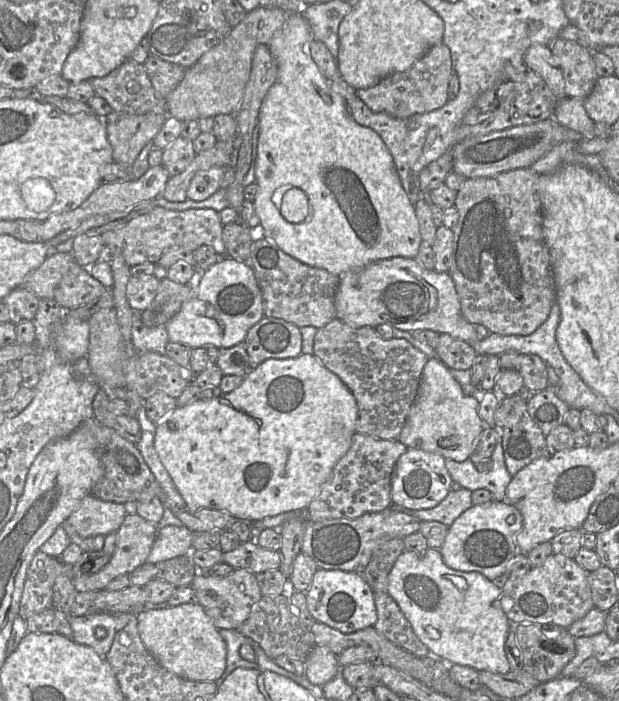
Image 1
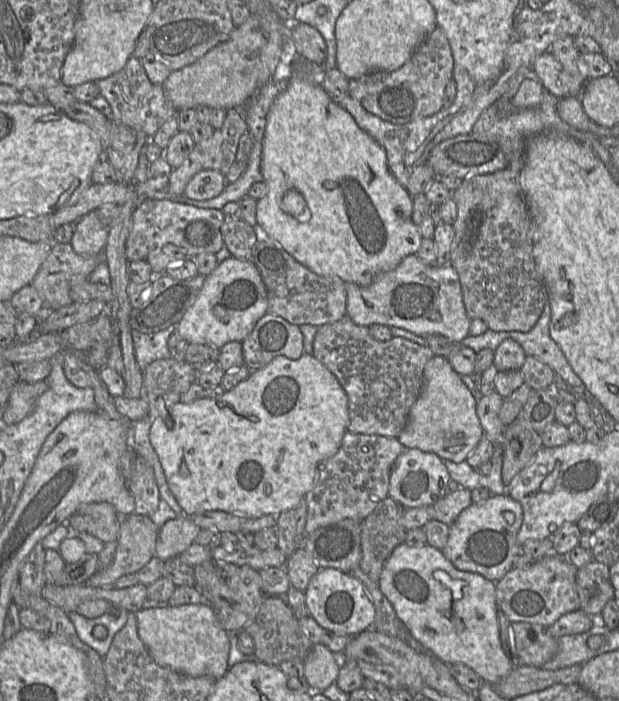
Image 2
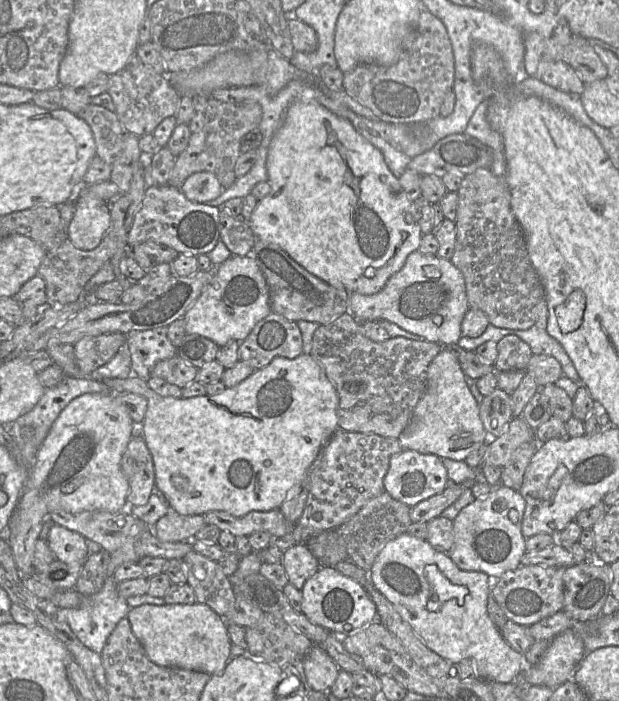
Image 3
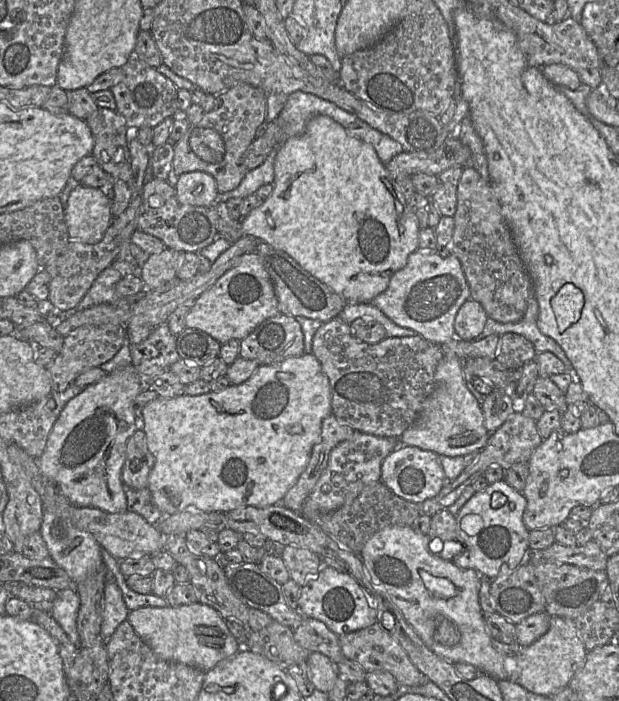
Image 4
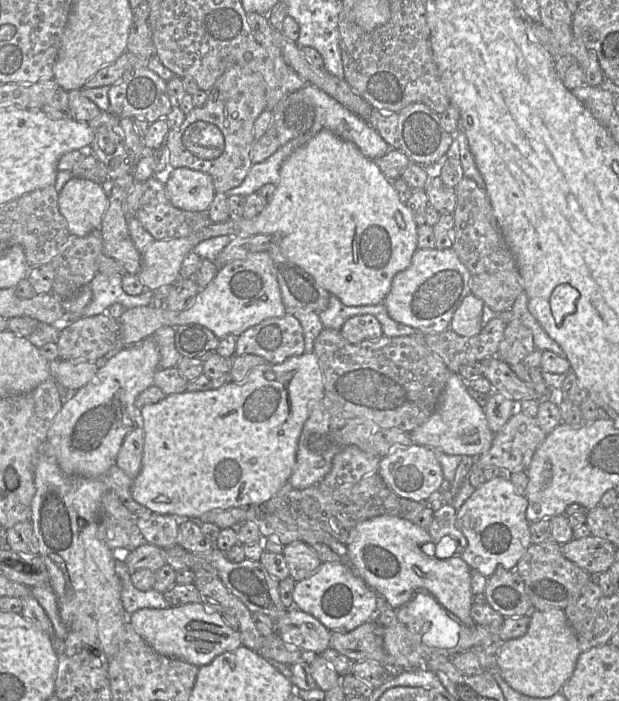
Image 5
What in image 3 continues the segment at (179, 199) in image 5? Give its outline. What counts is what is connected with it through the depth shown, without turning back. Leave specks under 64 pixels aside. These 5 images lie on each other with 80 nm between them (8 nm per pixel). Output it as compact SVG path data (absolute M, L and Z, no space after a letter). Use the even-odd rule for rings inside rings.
M201 171L187 177L180 190L192 202L207 203L220 196L225 189L214 173Z

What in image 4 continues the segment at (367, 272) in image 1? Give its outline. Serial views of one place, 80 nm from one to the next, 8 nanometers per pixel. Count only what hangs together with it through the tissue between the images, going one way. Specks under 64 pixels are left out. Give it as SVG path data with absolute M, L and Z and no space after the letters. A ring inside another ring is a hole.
M416 250L408 257L401 270L395 272L387 289L369 303L380 309L390 320L401 327L410 328L423 338L442 345L456 337L454 321L462 304L470 298L470 289L462 265L454 254L440 256L436 251Z

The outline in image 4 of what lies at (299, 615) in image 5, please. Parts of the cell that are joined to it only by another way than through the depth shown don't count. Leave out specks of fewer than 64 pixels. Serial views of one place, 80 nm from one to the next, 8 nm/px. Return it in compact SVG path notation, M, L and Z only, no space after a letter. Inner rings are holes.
M305 617L301 624L293 629L293 635L304 649L309 652L320 652L335 664L345 658L339 644L339 636L320 620Z

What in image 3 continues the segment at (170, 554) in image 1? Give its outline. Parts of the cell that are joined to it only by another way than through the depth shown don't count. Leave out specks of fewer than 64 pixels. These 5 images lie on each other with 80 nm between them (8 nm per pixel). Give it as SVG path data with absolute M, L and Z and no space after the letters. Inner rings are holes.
M169 507L168 513L155 524L154 534L161 542L189 542L206 524L202 514L182 515Z

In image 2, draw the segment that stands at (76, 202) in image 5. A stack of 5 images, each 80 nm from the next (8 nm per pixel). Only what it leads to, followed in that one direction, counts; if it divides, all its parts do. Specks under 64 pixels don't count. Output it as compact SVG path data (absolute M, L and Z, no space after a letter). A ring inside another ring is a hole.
M97 209L81 217L74 226L71 239L73 250L80 255L96 256L103 253L109 228L100 220Z

